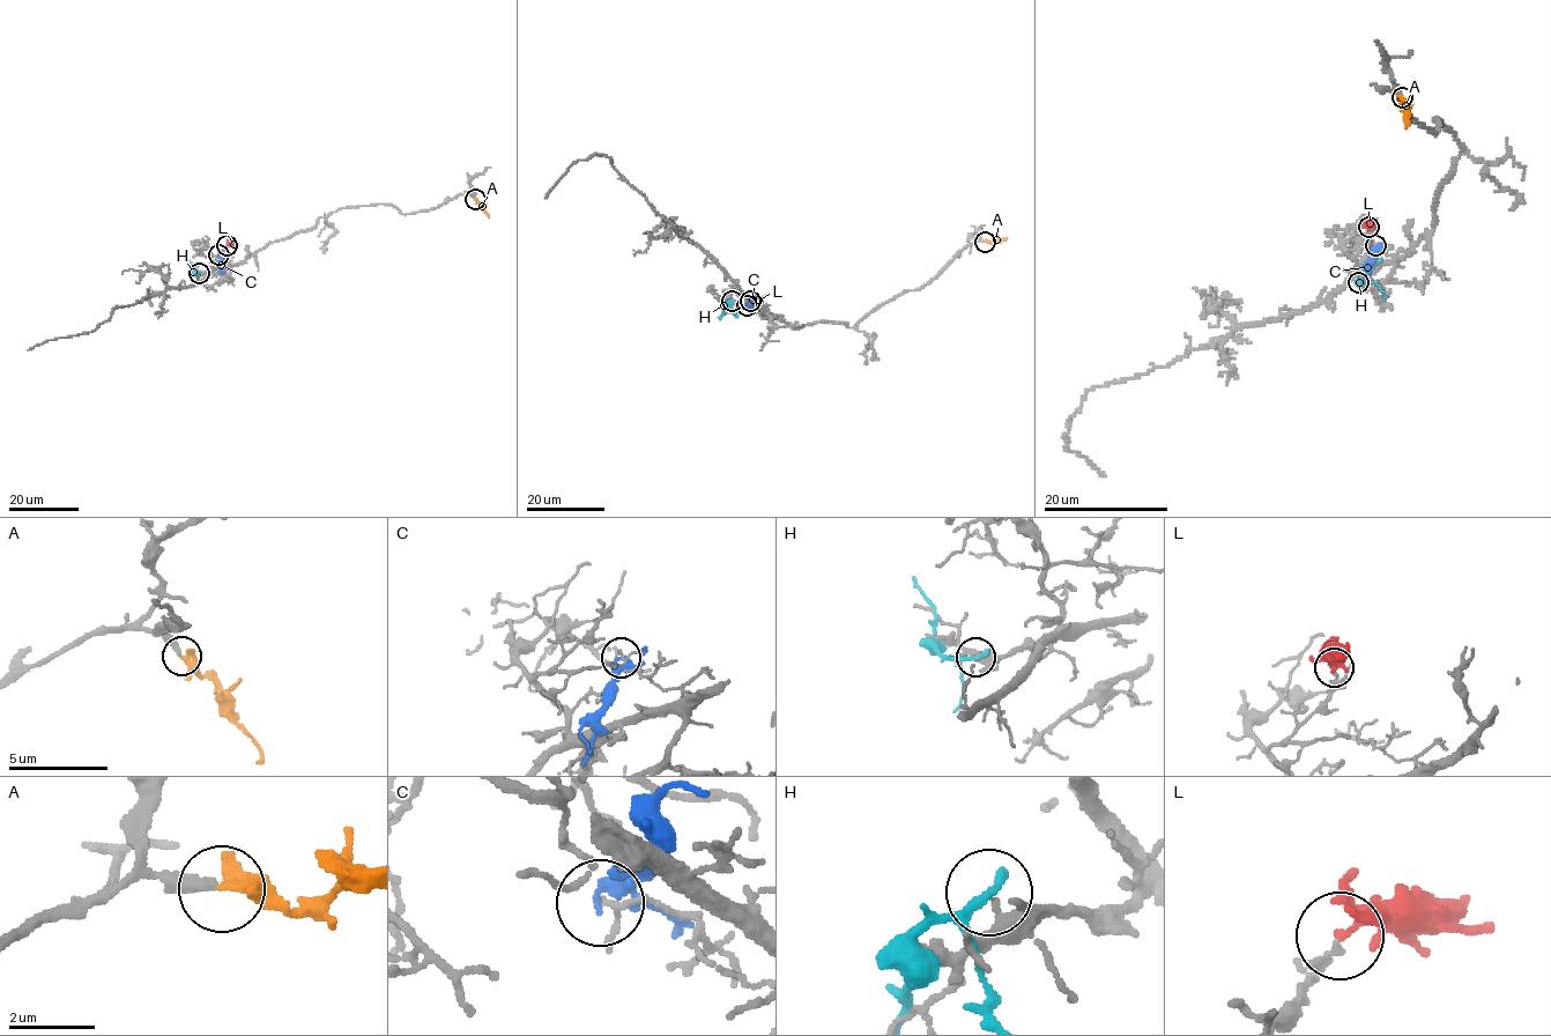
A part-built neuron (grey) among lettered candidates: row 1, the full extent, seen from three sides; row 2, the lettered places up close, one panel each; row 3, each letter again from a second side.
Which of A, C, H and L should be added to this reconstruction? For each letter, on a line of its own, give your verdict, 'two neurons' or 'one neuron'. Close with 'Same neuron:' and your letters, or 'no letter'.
A: one neuron
C: two neurons
H: two neurons
L: two neurons
Same neuron: A

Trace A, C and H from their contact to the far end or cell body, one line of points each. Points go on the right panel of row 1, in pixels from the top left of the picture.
A: (1402, 97), (1408, 103), (1407, 128)
C: (1375, 246), (1364, 280)
H: (1358, 282), (1377, 258)

